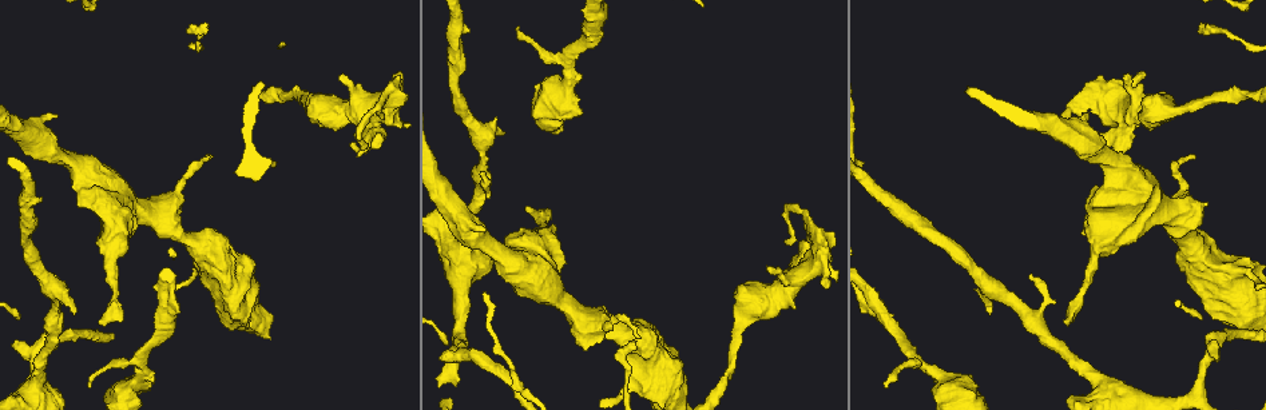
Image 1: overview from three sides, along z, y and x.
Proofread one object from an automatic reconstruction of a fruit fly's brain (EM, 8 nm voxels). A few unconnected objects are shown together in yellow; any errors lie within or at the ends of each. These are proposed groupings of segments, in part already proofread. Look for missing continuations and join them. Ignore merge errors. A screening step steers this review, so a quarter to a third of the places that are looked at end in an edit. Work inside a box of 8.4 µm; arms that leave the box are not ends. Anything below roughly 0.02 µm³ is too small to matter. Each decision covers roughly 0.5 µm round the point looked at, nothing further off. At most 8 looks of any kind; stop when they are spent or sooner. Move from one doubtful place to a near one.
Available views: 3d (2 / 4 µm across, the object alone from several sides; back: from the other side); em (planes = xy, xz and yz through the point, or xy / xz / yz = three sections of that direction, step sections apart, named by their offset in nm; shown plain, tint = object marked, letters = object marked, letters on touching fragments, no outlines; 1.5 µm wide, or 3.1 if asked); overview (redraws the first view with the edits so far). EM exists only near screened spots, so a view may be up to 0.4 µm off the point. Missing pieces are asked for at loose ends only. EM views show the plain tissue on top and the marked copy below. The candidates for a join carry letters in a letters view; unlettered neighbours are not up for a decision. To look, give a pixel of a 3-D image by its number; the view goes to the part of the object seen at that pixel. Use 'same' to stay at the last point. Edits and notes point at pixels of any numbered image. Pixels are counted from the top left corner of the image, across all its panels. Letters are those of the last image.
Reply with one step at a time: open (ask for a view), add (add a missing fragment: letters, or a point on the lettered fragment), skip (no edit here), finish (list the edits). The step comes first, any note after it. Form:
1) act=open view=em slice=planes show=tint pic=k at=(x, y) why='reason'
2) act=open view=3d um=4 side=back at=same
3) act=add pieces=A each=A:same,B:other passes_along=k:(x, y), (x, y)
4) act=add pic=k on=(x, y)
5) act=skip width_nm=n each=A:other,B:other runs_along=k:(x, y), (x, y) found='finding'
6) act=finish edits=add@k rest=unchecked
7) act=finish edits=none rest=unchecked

act=open view=3d um=4 pic=1 at=(1085, 117) why='free end'

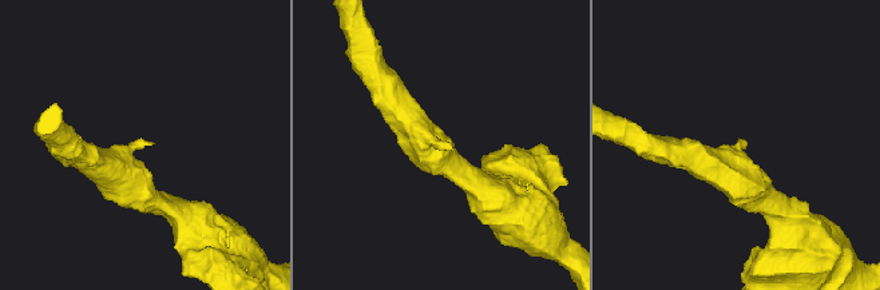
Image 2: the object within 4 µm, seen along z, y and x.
act=open view=em slice=planes show=letters pic=2 at=(453, 146)

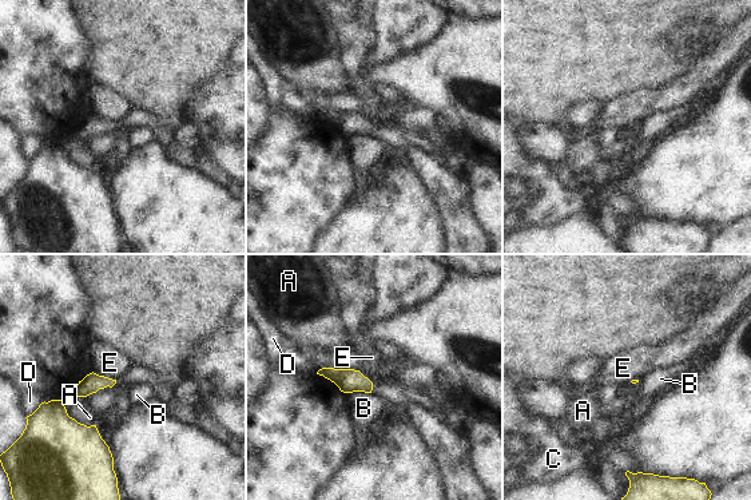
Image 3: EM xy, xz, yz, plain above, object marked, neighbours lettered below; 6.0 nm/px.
act=skip longest_contact=E:160nm each=A:other,B:other,C:other,D:other,E:other border=3:(92, 370), (115, 380) found='none of them fits'

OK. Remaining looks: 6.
act=open view=em slice=planes show=letters pic=1 at=(1193, 158) why='tapers out'

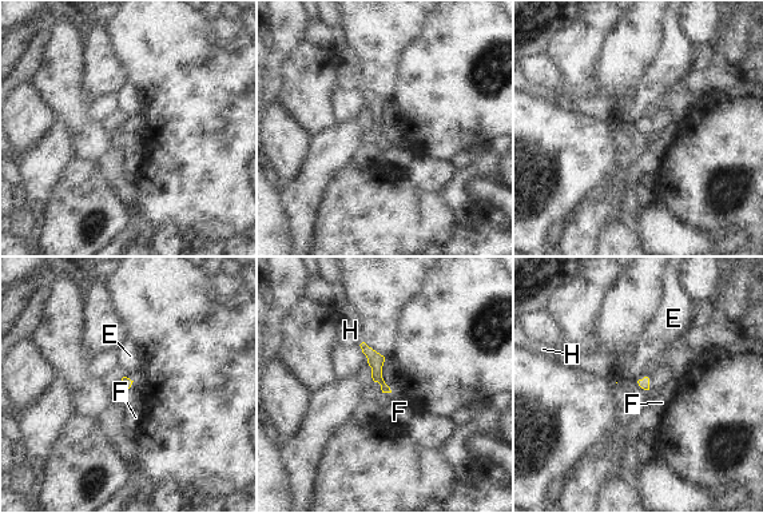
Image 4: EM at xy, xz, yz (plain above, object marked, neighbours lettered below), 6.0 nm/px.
act=skip each=E:other,F:other,H:other runs_along=4:(365, 349), (374, 358), (385, 389) found='no lettered fragment goes on from it'

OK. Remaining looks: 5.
act=open view=em slice=planes show=letters pic=1 at=(517, 32) why='thin end'

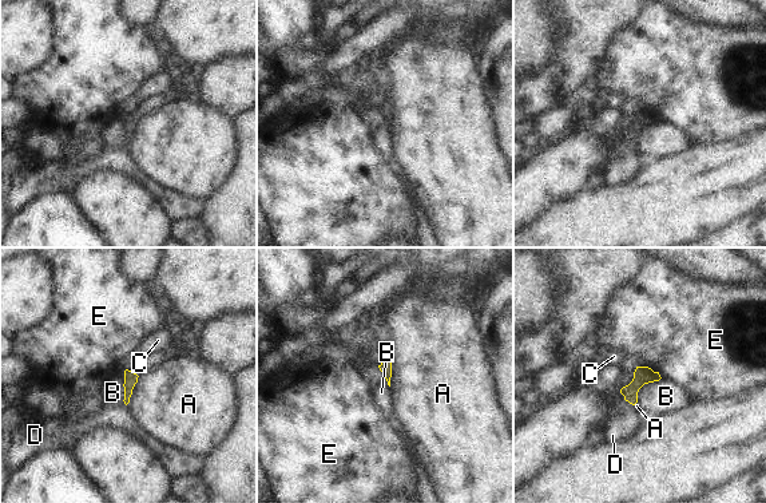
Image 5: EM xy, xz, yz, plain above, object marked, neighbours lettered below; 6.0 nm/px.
act=skip width_nm=80 each=A:other,B:other,C:other,D:other,E:other border=5:(661, 377), (646, 383), (636, 401) found='none of them fits'

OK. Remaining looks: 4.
act=finish edits=none rest=unchecked

